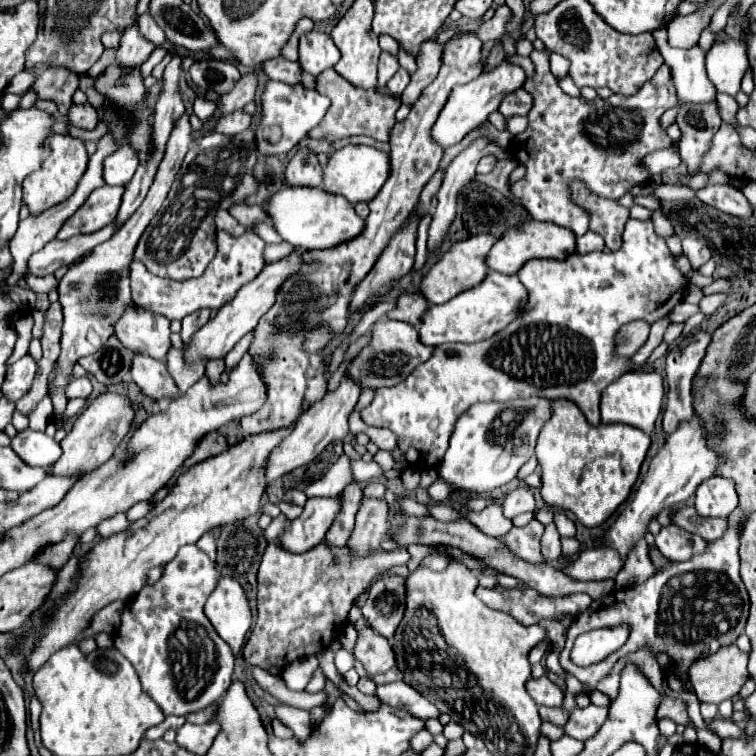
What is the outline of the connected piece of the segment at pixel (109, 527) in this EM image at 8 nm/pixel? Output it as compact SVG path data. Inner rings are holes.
M116 513L114 517L102 521L99 526L97 526L99 532L106 531L102 535L114 535L114 533L120 533L128 527L128 521L126 521L126 515L124 513ZM102 529L102 531L100 531Z

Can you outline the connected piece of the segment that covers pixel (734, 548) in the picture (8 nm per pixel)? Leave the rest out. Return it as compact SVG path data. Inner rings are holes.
M740 507L734 509L728 515L726 533L716 541L708 541L704 553L692 555L688 561L682 563L666 559L656 545L648 545L648 555L656 567L656 573L646 581L638 583L636 587L614 591L612 595L608 595L606 601L594 601L584 613L576 615L568 629L566 647L560 655L560 665L568 669L568 673L572 673L576 679L590 683L594 689L600 677L606 677L612 665L622 655L632 653L640 647L650 647L654 655L664 651L670 655L672 663L676 663L682 671L688 671L688 665L692 665L696 657L708 655L720 649L720 645L734 643L738 635L744 633L750 609L748 591L738 573L738 539L742 525L740 521L744 521L744 517L746 515ZM620 623L628 623L632 629L630 639L624 643L624 647L614 651L600 663L588 667L578 667L570 661L572 643L580 633Z

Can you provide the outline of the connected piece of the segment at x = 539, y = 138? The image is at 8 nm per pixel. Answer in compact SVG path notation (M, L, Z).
M534 49L530 53L530 59L536 67L536 75L524 83L524 89L528 89L528 93L534 95L534 107L528 113L530 119L528 129L516 135L510 145L510 153L522 165L526 165L526 177L512 185L512 193L522 201L522 205L530 211L532 217L554 221L556 225L570 229L576 237L582 237L588 231L588 215L570 201L568 193L570 181L580 179L590 189L594 189L596 195L612 200L620 199L636 185L648 185L652 175L644 167L644 157L652 151L668 149L672 145L672 139L660 127L660 117L666 109L670 109L676 103L676 91L672 89L668 65L662 65L656 71L656 75L650 81L646 81L644 87L632 97L612 95L610 99L596 99L596 101L586 101L584 97L570 97L560 89L558 81L550 73L550 55L552 55L550 49L542 51Z

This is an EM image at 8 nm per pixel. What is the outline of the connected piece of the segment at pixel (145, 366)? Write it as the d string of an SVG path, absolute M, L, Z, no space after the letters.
M134 355L130 373L134 383L140 387L140 391L154 401L172 401L180 393L164 361L152 361L150 357Z

